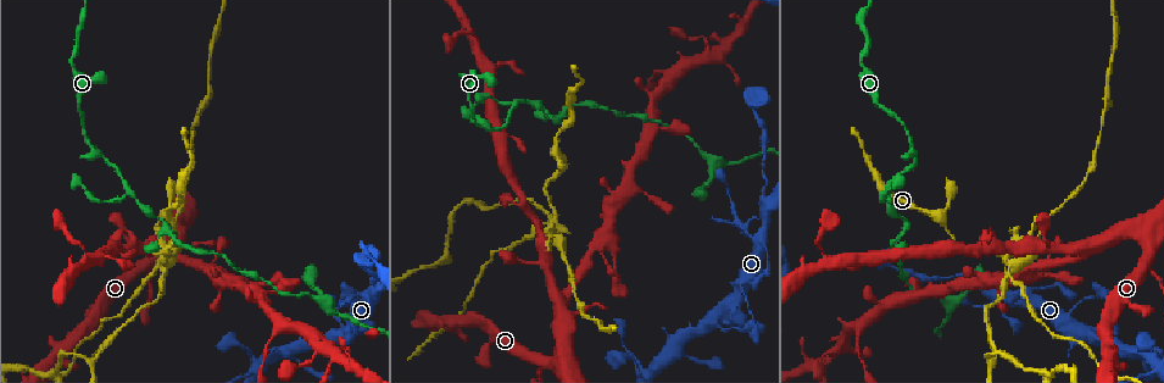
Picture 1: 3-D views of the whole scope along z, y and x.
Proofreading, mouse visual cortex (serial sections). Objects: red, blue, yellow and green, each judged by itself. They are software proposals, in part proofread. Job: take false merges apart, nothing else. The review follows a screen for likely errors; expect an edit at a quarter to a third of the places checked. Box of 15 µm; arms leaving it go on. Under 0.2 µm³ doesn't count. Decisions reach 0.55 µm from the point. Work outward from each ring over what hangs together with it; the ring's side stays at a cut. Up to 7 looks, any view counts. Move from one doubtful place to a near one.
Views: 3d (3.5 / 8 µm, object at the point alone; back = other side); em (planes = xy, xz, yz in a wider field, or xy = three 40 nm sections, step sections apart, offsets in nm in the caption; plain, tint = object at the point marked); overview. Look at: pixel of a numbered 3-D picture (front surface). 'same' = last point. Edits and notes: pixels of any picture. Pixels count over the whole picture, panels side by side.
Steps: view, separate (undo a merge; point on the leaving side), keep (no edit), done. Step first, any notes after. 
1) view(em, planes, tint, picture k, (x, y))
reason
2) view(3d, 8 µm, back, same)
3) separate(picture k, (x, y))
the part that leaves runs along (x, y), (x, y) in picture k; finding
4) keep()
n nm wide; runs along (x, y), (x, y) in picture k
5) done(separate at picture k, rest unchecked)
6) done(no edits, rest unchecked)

view(3d, 8 µm, picture 1, (526, 101))
thin neck

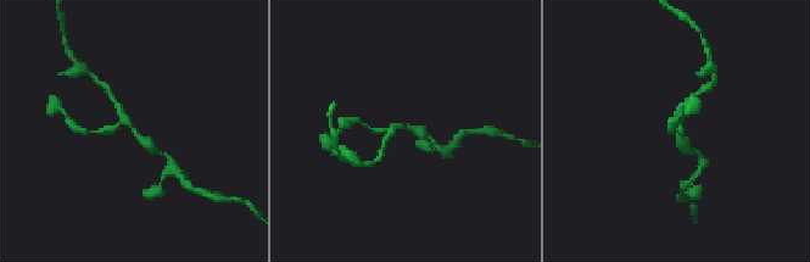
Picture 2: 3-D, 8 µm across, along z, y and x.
view(em, xy, step 5, tint, picture 2, (406, 128))
need the tissue

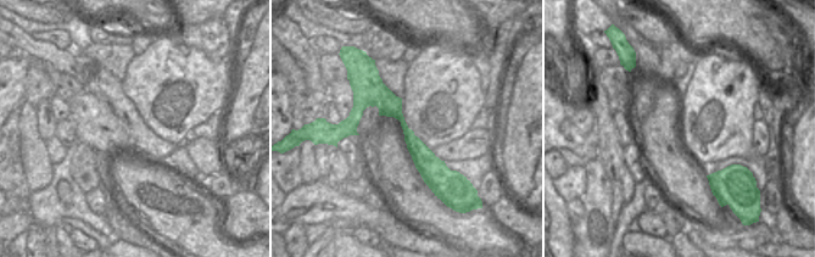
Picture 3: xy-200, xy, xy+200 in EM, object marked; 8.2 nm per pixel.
keep()
190 nm wide; runs along (116, 102), (138, 135), (156, 150) in picture 2; all the same cell

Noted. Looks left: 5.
view(3d, 3.5 µm, picture 1, (563, 162))
calibre changes

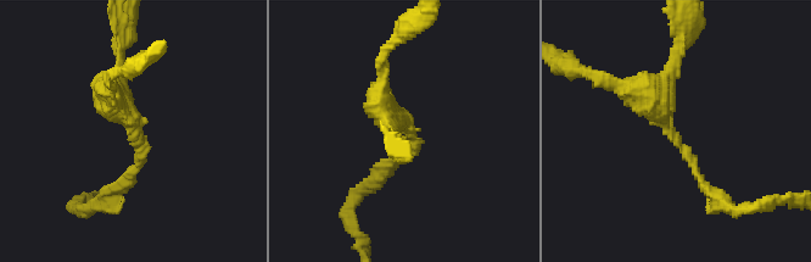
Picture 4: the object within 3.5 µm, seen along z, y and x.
view(em, xy, step 5, tint, picture 4, (679, 139))
shape alone is not enough

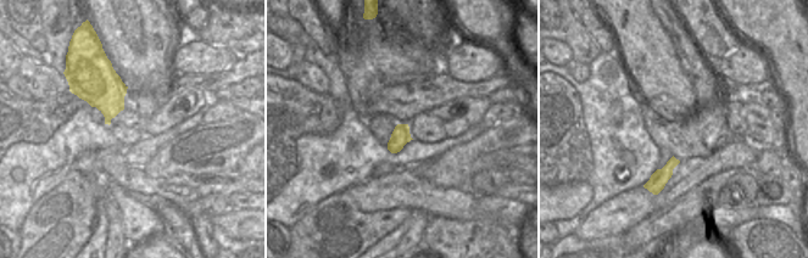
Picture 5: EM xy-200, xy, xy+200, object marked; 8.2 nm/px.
keep()
arms of 150, 350 nm; runs along (631, 88), (653, 99), (717, 196) in picture 4; continuous, no second cell

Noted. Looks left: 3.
view(em, planes, tint, picture 1, (715, 163))
sharp bend

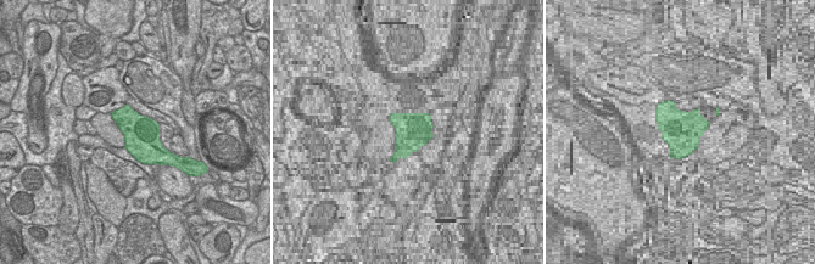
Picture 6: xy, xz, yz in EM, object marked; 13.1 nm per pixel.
view(3d, 3.5 µm, same)

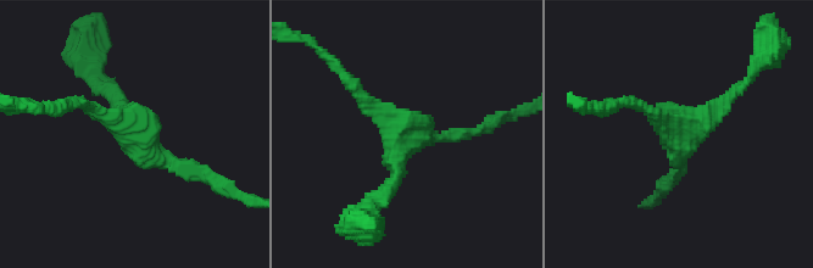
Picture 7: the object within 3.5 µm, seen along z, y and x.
keep()
runs along (347, 78), (404, 128), (382, 194) in picture 7; continuous, no second cell

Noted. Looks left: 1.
done(no edits, rest unchecked)

